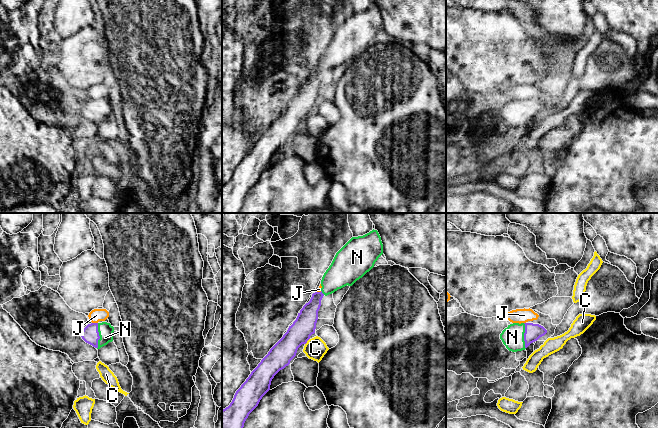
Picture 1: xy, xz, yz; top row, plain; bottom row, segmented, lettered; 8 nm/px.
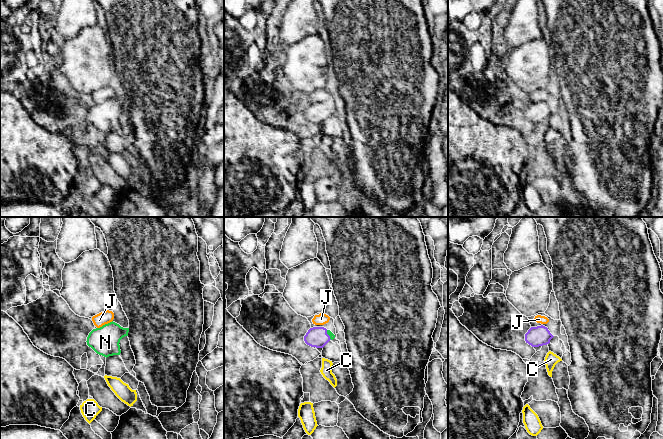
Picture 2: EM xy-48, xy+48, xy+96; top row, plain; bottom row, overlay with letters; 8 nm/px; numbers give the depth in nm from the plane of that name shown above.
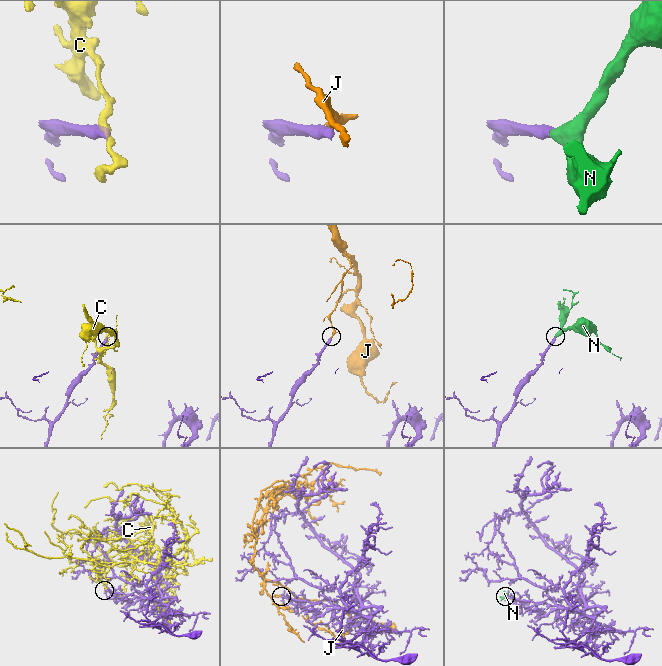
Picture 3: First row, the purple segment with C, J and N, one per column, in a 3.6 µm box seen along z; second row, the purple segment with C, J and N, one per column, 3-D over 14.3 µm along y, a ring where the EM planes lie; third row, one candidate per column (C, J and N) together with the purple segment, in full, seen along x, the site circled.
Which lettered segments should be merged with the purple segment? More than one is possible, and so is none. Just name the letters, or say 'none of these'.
N

